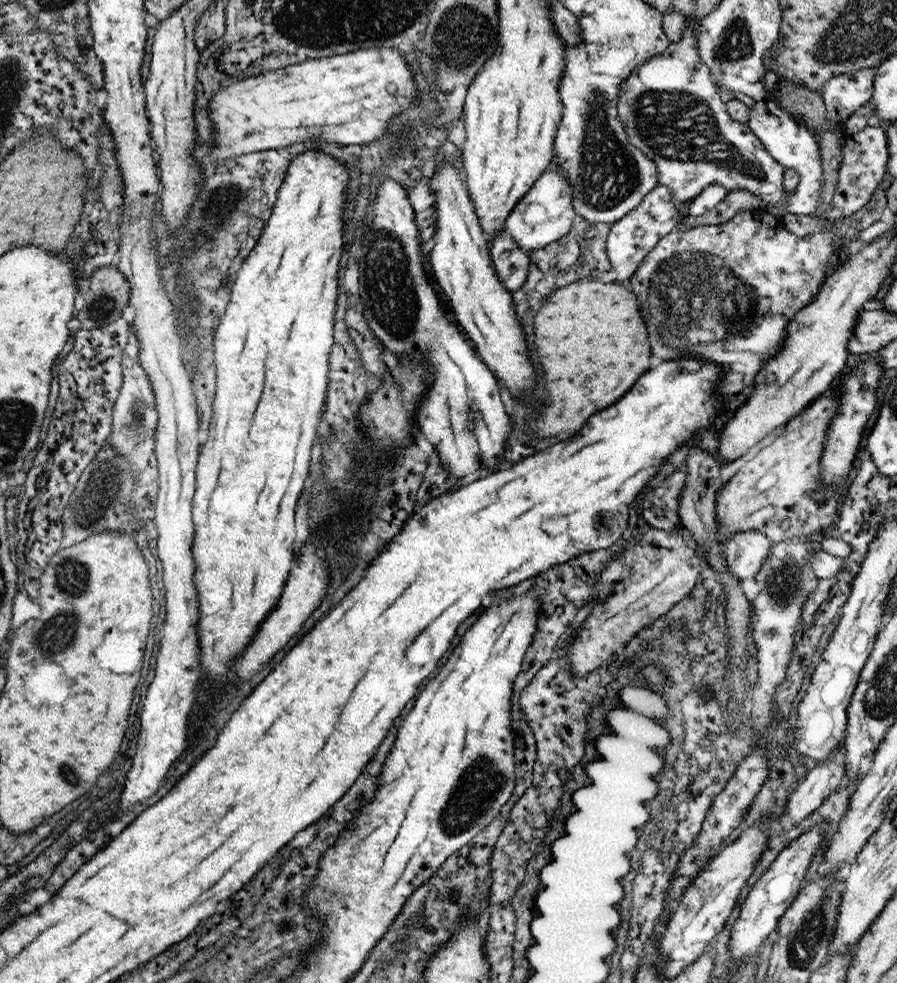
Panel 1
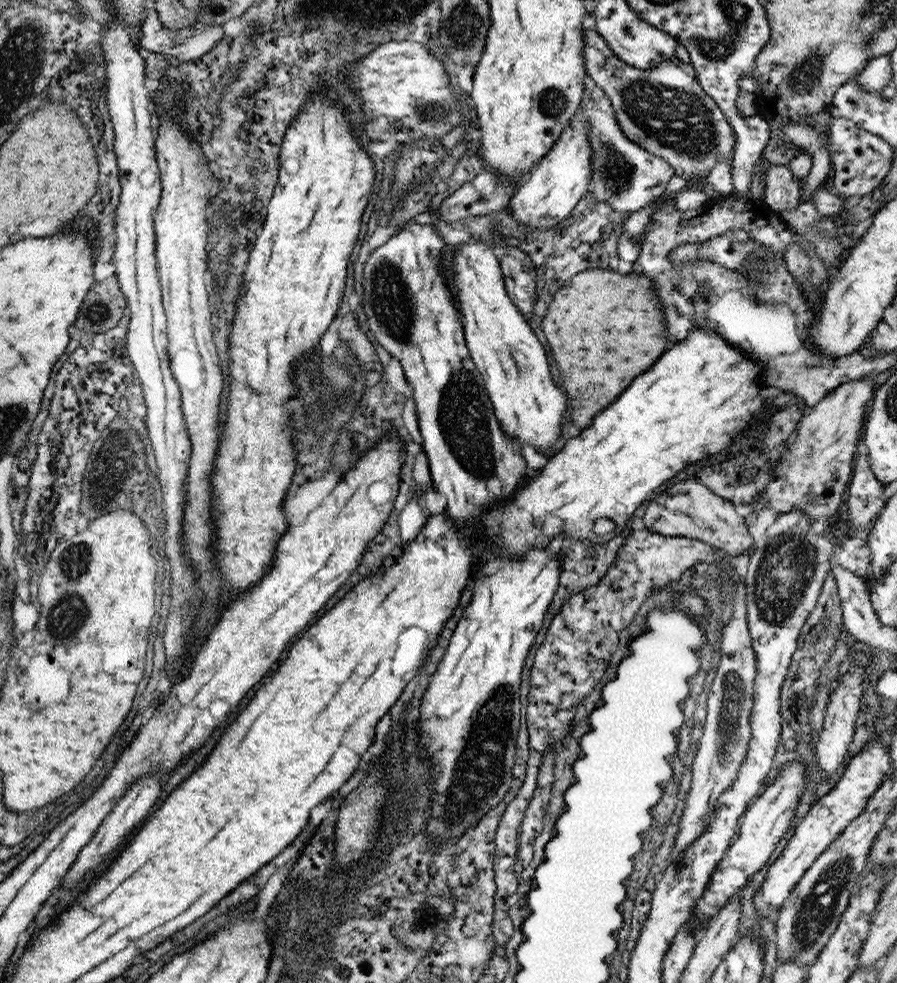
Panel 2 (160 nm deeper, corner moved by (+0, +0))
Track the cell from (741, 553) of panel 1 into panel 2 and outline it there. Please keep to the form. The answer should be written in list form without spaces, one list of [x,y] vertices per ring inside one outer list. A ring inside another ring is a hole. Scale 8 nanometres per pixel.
[[[683,480],[677,482],[653,499],[642,517],[644,526],[652,533],[662,536],[685,536],[718,546],[732,556],[750,556],[754,548],[752,535],[748,532],[744,517],[736,513],[734,503],[720,498],[700,482]]]

